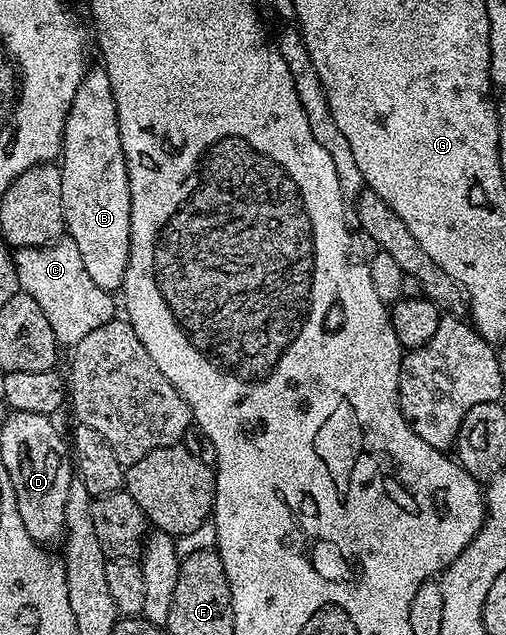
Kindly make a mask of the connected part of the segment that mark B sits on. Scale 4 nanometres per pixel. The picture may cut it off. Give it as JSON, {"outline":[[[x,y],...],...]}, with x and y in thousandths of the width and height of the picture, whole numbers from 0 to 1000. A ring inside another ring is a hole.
{"outline":[[[190,104],[170,110],[128,186],[117,254],[119,328],[130,369],[152,384],[176,433],[219,461],[237,454],[255,409],[257,291],[217,123],[206,104]]]}

